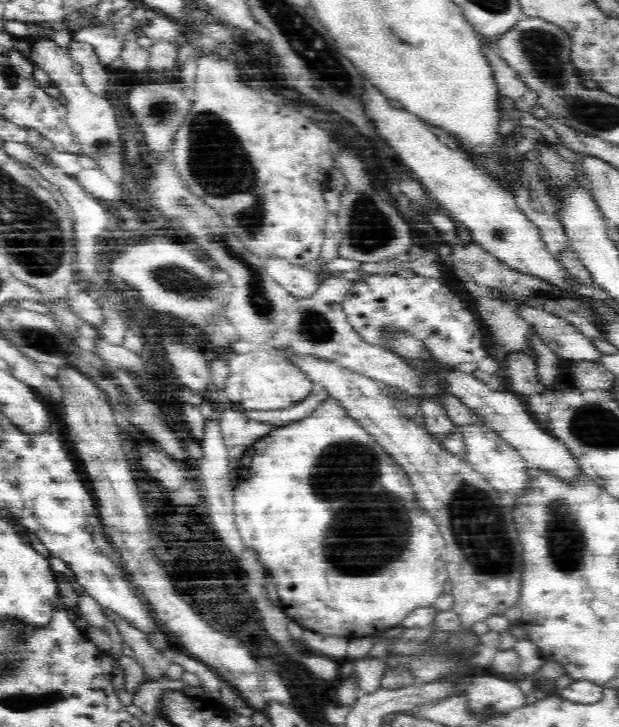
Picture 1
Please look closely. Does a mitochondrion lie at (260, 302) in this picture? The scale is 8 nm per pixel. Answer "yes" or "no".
yes

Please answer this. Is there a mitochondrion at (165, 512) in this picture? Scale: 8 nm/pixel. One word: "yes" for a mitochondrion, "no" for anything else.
no

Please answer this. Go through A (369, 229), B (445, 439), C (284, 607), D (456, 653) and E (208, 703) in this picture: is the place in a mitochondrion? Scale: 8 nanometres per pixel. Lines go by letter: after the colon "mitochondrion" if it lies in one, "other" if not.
A: mitochondrion
B: other
C: other
D: mitochondrion
E: other

